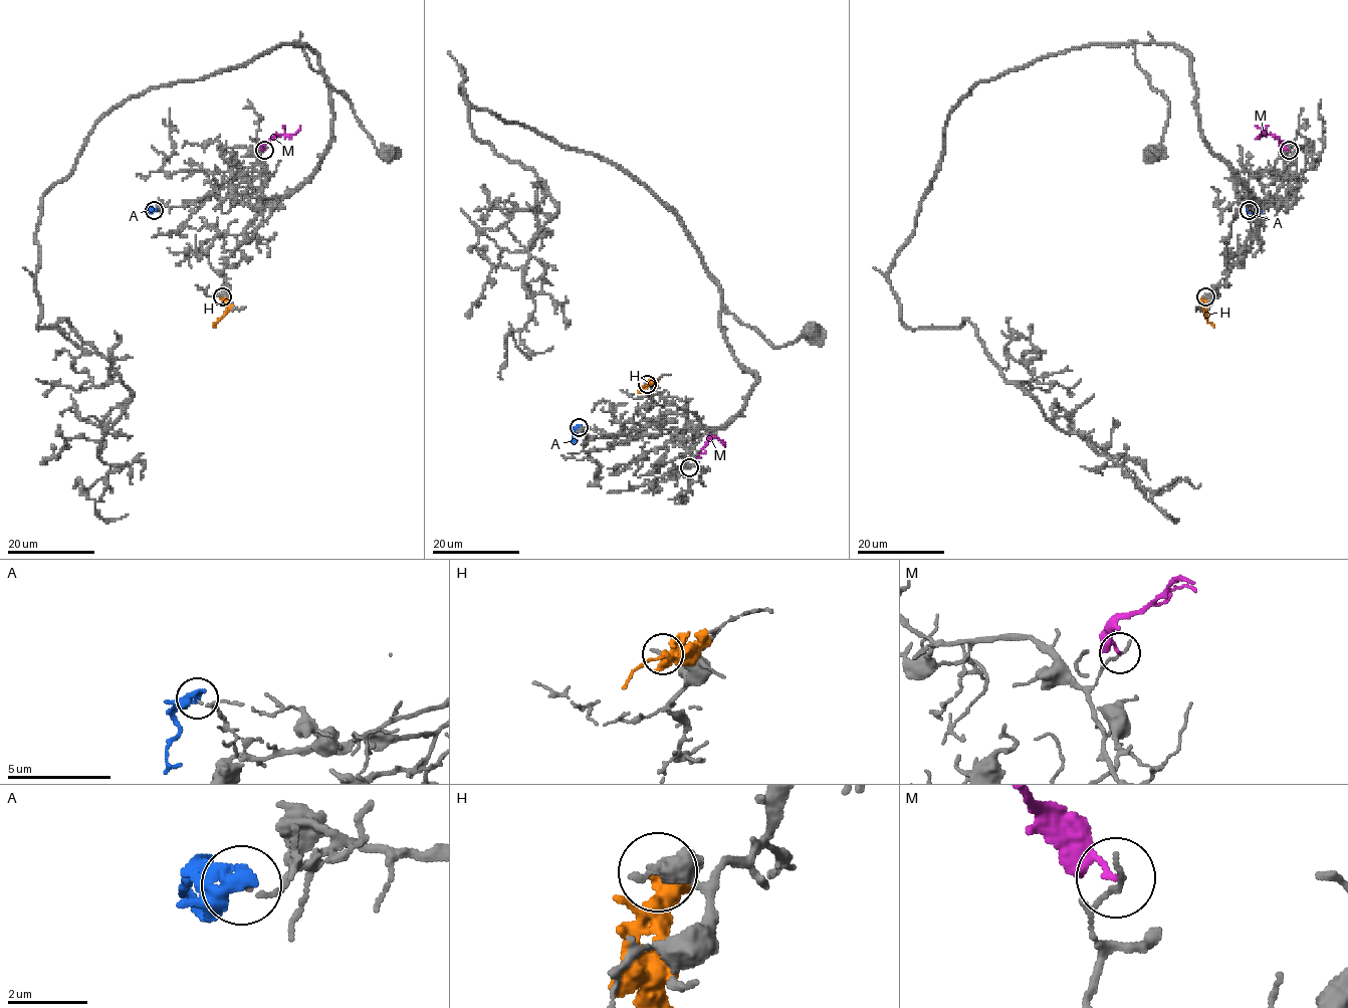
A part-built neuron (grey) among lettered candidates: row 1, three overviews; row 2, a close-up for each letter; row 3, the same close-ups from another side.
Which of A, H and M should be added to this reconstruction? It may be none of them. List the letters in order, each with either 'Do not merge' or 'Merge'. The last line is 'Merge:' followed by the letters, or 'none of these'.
A: Do not merge
H: Do not merge
M: Do not merge
Merge: none of these

